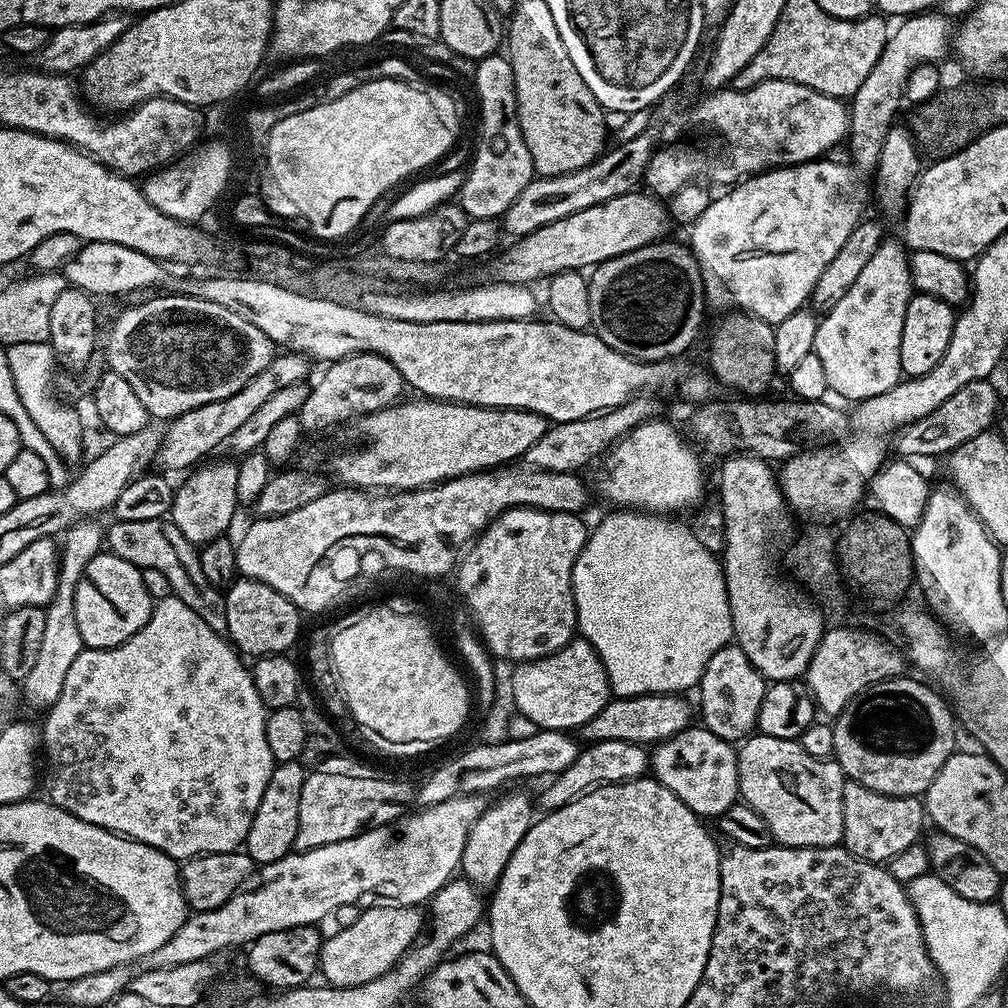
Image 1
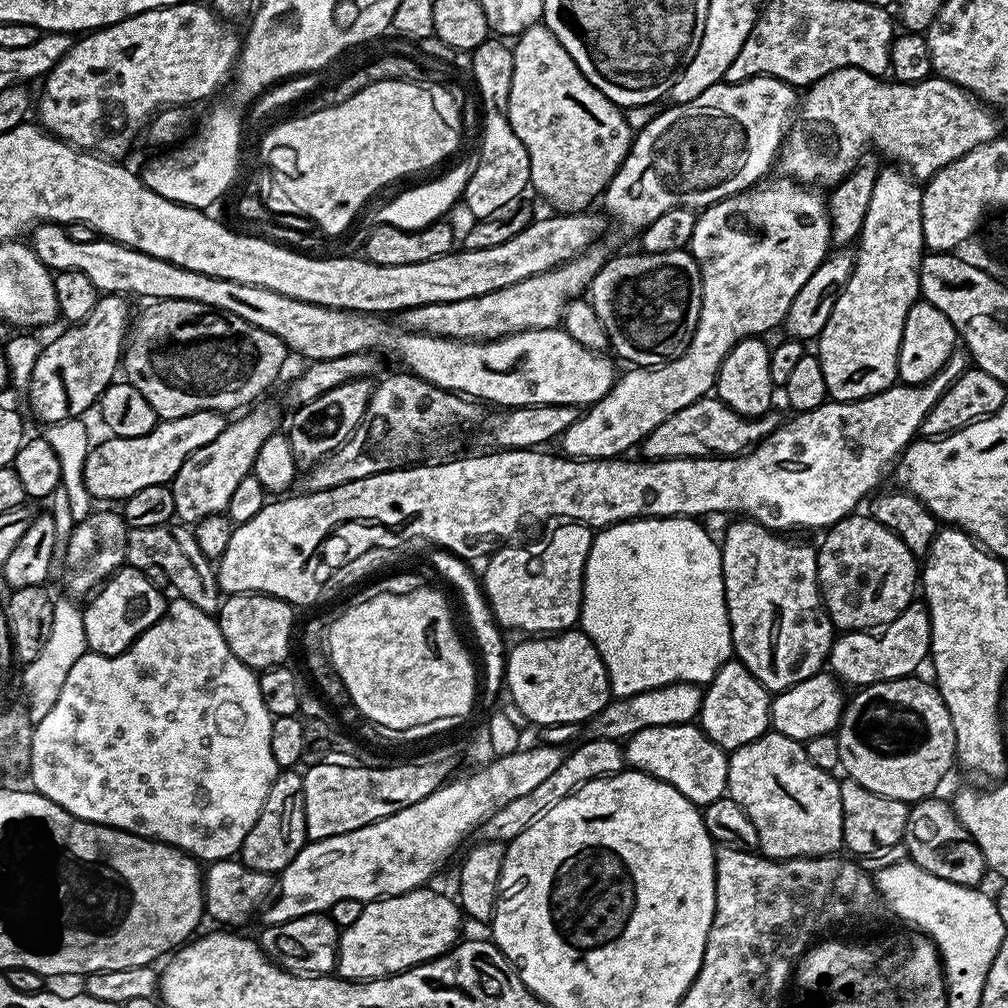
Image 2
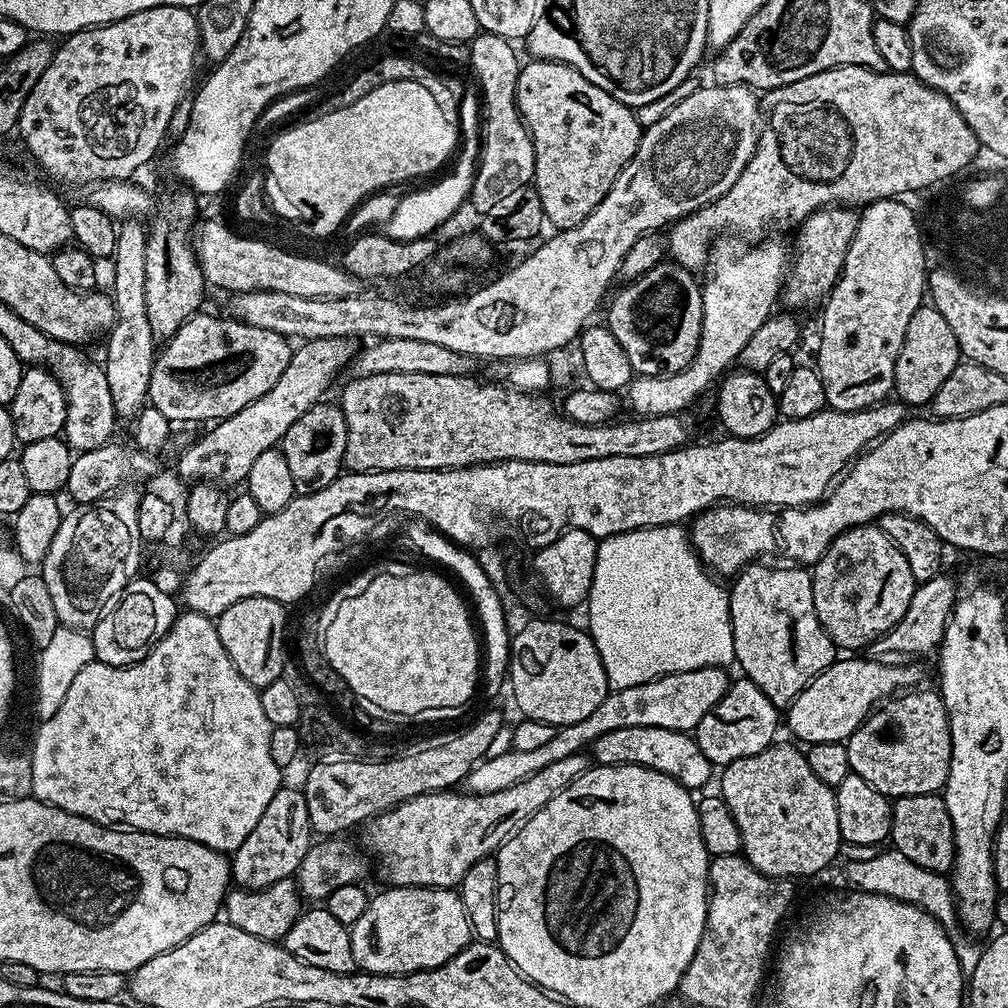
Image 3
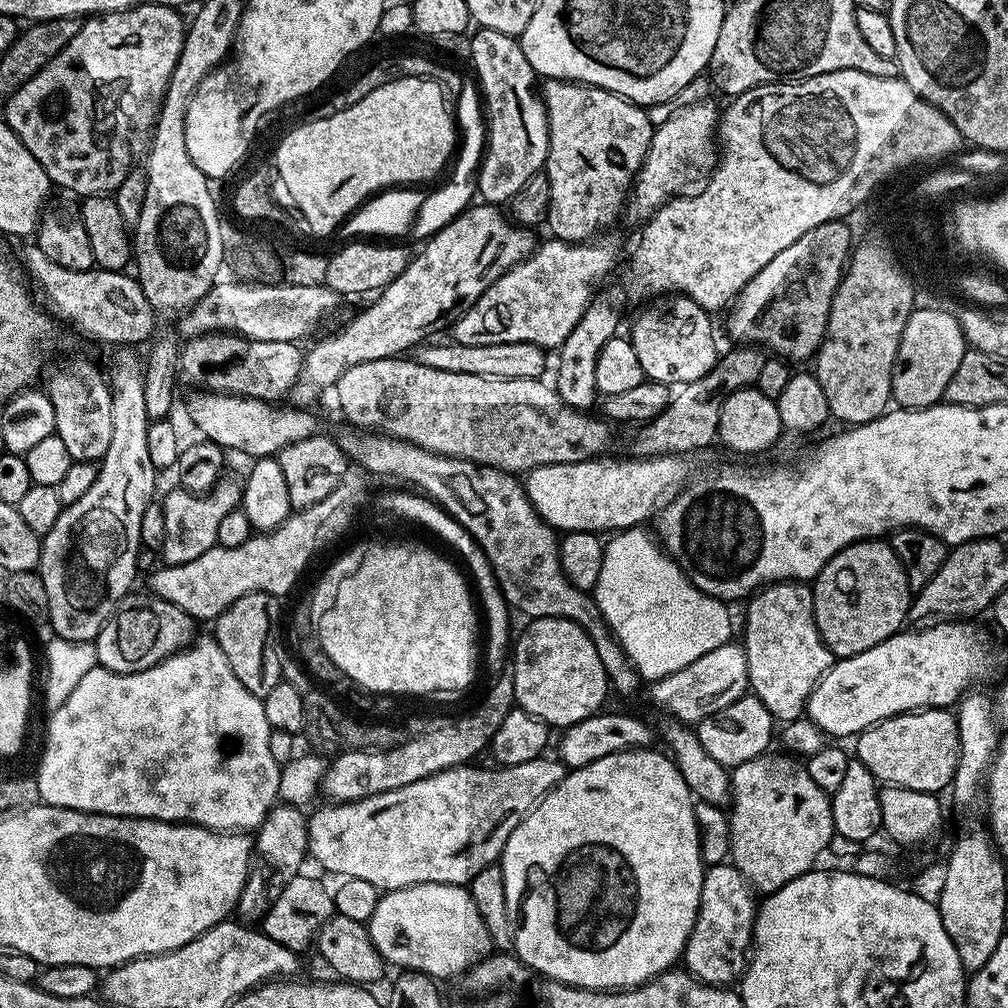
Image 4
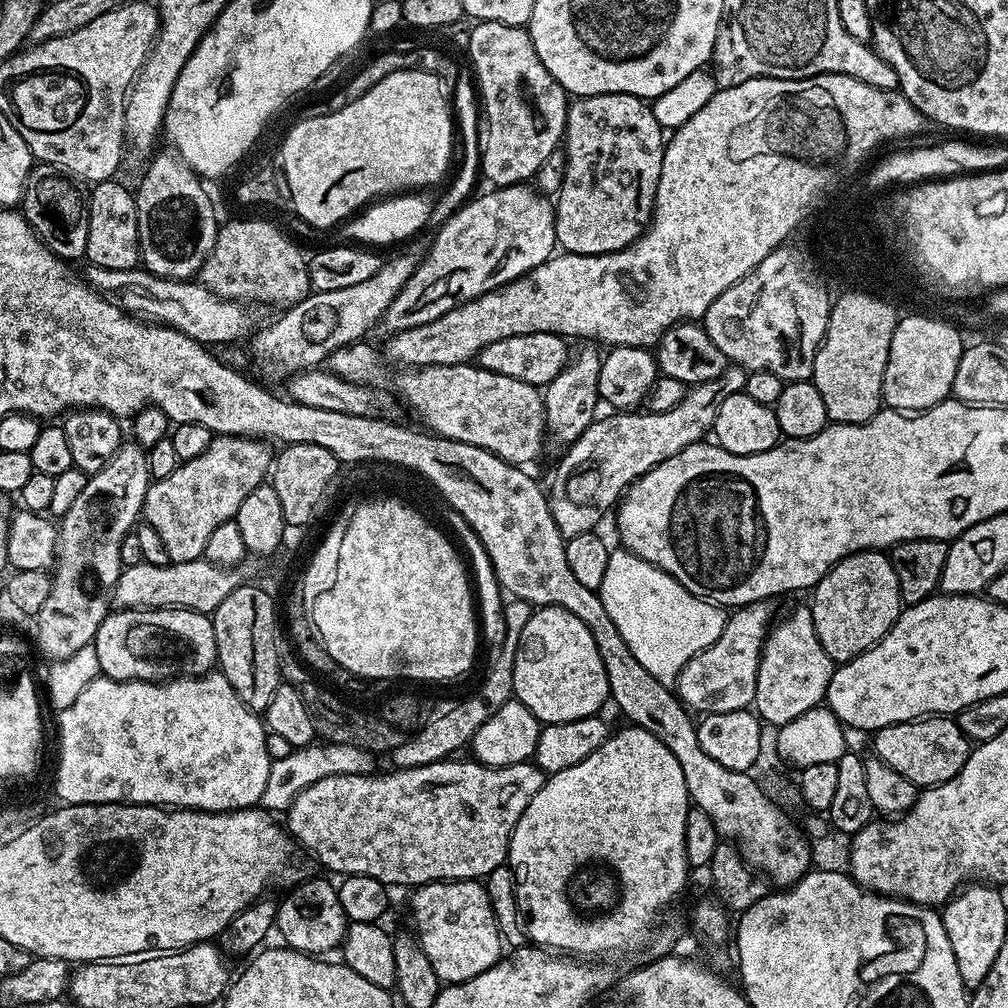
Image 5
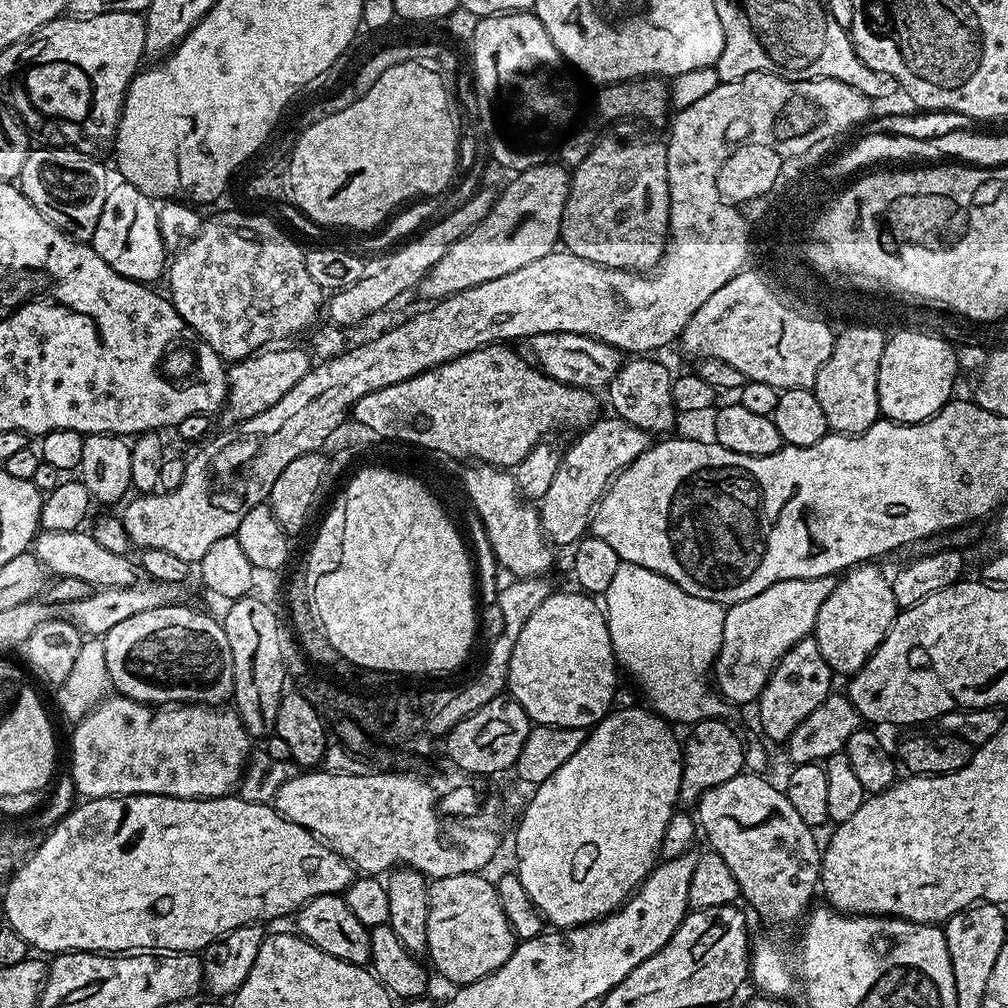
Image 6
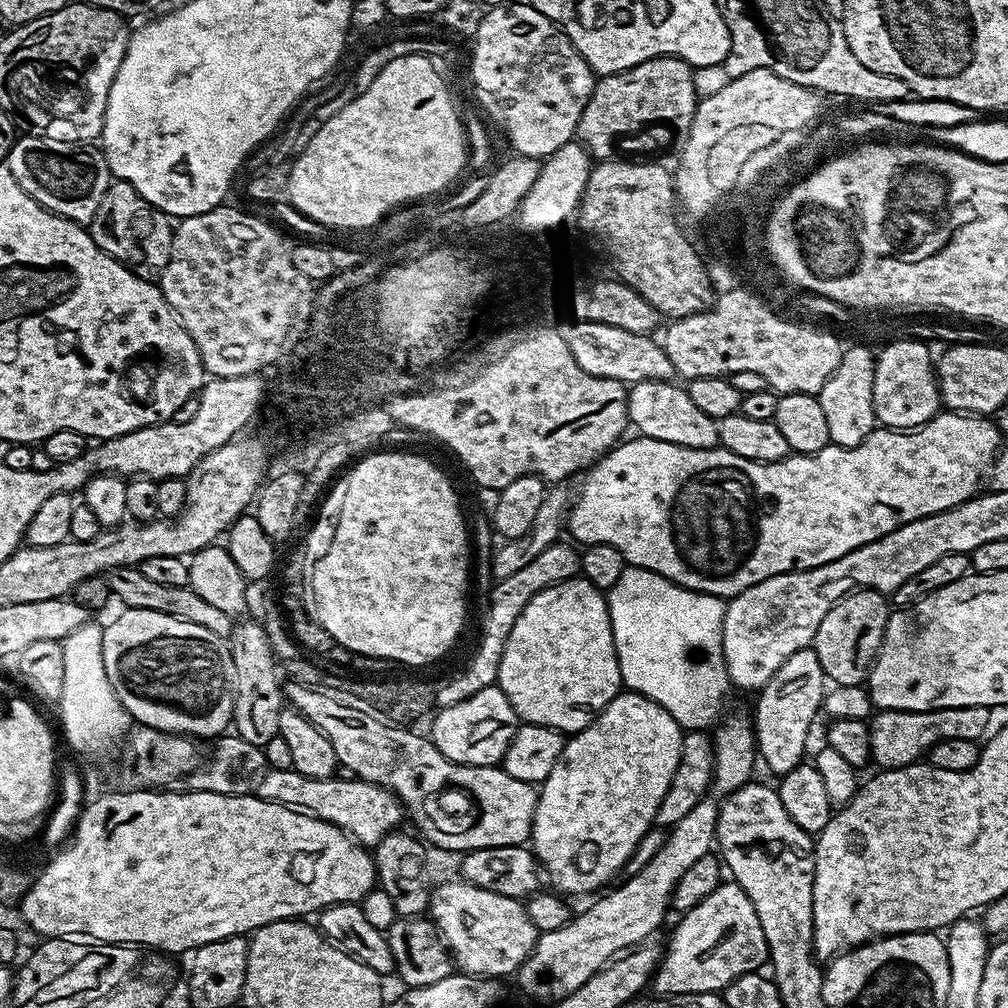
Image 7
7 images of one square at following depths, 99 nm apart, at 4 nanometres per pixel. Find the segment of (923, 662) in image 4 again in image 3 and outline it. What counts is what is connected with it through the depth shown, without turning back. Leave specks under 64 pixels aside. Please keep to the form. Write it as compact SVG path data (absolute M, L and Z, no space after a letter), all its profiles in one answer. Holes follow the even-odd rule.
M867 658L868 660L833 660L826 671L818 674L804 687L801 692L793 698L791 704L787 705L788 728L804 740L805 745L817 744L818 742L844 742L849 736L858 730L858 726L864 723L869 712L873 711L881 702L889 699L893 694L901 690L911 689L920 680L919 663L916 662L885 662L880 658Z

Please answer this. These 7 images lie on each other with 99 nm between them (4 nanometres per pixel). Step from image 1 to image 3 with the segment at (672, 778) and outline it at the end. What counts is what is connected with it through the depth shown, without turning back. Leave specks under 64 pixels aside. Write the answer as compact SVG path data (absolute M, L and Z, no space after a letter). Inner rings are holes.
M622 726L622 730L610 730L610 734L602 734L602 738L591 744L590 756L597 765L637 764L665 772L689 790L702 787L711 778L712 772L714 776L714 765L706 758L706 754L702 754L695 735L666 730L662 726Z

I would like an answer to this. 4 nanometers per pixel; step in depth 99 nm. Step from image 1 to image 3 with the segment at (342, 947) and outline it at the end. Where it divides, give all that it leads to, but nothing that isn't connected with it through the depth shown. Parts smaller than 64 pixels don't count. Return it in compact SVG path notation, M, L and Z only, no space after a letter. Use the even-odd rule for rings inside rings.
M388 886L385 892L371 897L362 918L350 925L352 949L357 969L373 972L379 976L404 976L408 972L421 972L427 968L437 968L462 949L473 943L474 937L466 906L462 906L459 891L451 888L401 888Z

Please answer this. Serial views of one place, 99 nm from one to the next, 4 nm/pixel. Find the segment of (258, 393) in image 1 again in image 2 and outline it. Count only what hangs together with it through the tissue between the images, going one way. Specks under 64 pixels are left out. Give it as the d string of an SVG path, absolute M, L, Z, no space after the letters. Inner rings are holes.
M198 410L194 414L186 414L182 418L160 420L142 438L122 438L109 435L101 444L93 443L86 454L84 481L86 490L93 501L117 500L123 502L130 494L138 494L146 486L159 484L171 485L172 479L182 470L182 462L194 454L194 450L202 450L222 434L226 423L225 413L214 410Z

